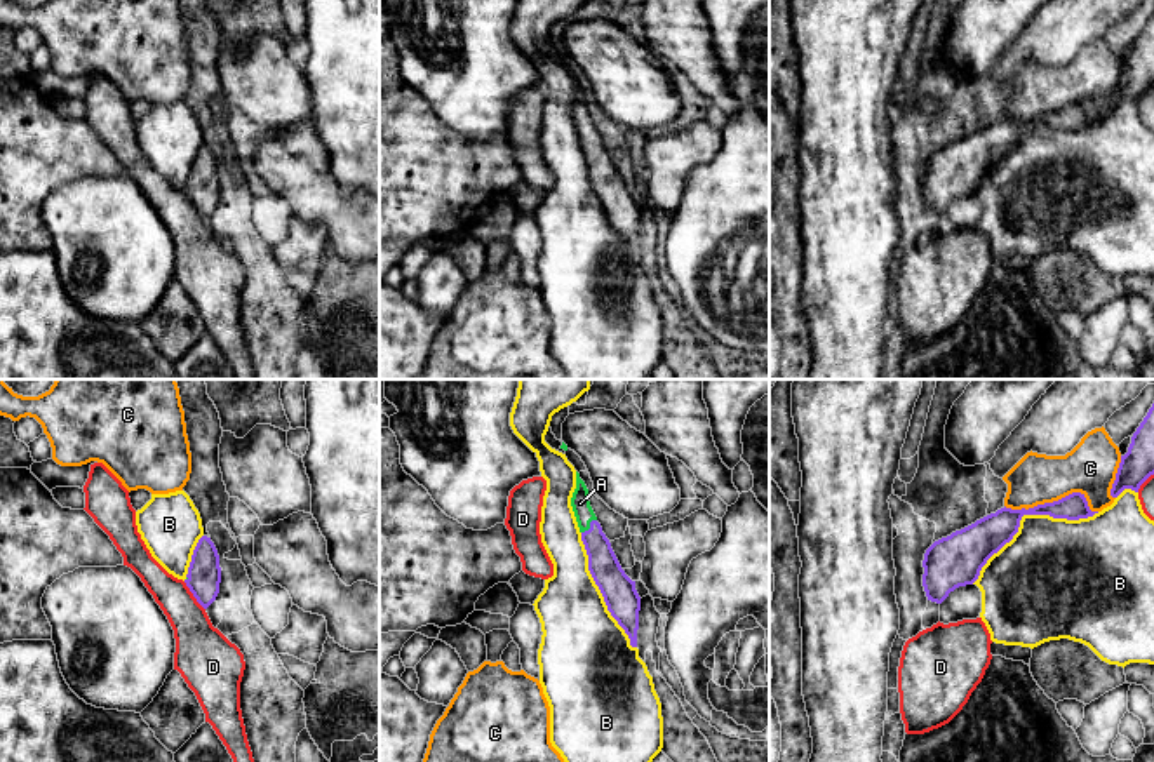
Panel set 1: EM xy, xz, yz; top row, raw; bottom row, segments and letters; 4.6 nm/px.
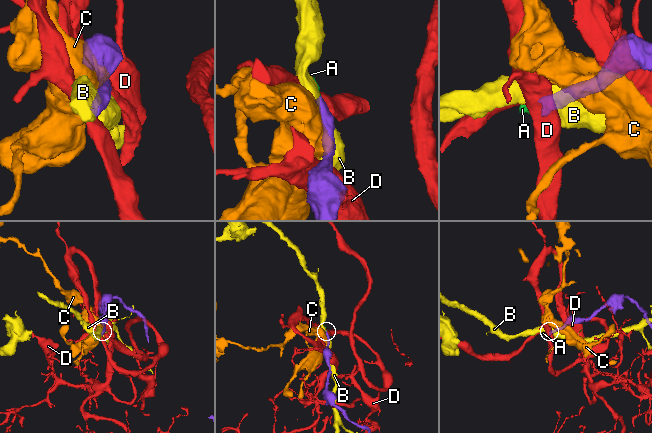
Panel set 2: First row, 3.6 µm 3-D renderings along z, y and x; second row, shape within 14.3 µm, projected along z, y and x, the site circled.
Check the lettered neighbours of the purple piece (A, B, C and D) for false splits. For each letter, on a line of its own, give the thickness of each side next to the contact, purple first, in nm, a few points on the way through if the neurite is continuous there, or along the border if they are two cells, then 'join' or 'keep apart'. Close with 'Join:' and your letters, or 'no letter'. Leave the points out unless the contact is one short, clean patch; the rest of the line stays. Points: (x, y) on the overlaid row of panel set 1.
A: calibres 140 and 90 nm; way xz (603, 564), (590, 526), (580, 503); join
B: calibres 170 and 400 nm; keep apart
C: calibres 140 and 240 nm; keep apart
D: calibres 160 and 240 nm; keep apart
Join: A

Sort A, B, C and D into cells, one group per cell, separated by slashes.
A / B / C / D

